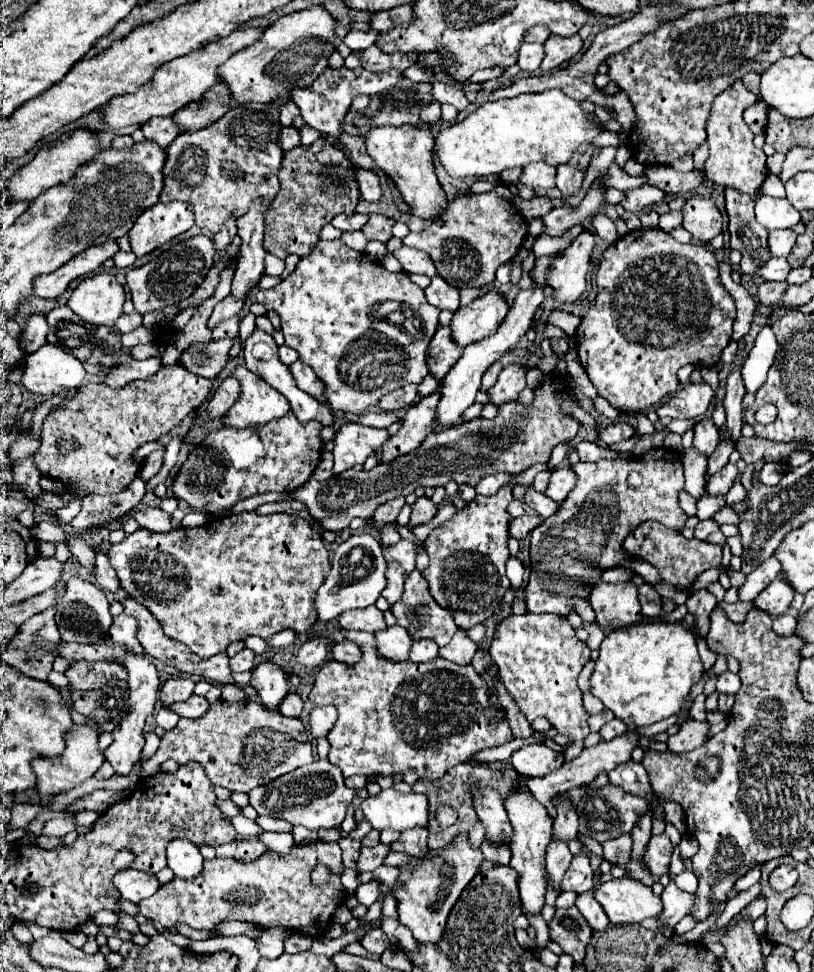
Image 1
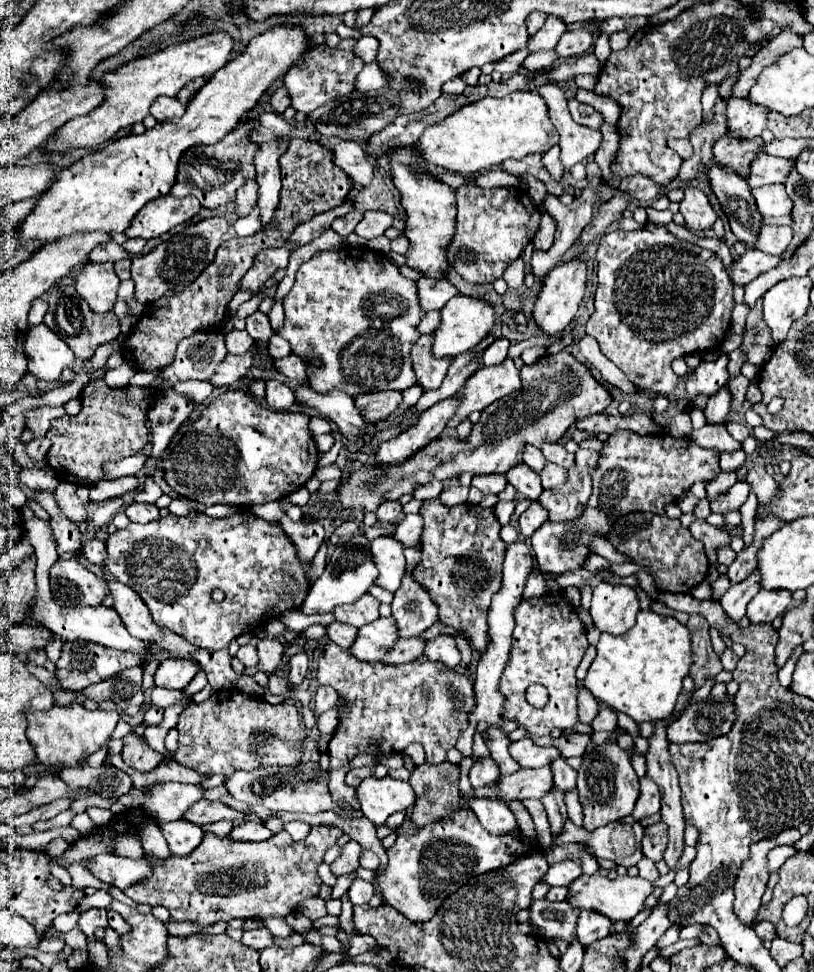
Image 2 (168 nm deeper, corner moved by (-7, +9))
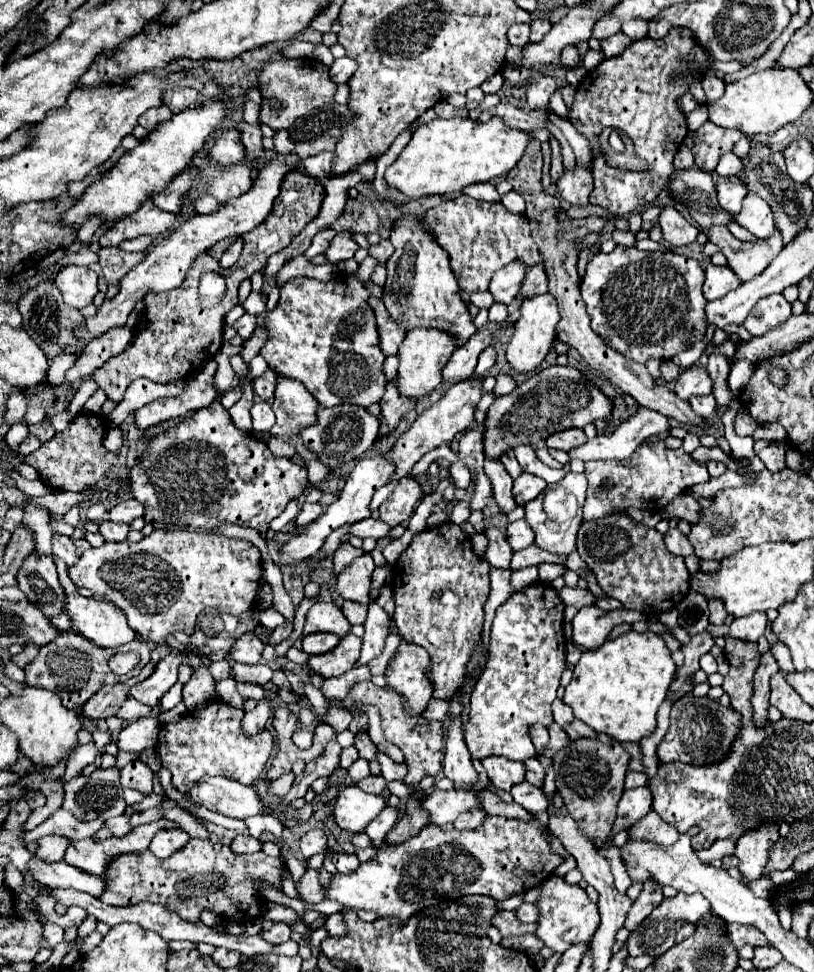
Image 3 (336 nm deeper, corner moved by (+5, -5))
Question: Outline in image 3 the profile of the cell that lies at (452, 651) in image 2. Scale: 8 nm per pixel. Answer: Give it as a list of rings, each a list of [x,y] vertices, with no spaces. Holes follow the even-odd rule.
[[[401,640],[395,656],[387,664],[387,686],[407,700],[405,714],[423,714],[431,700],[433,686],[425,676],[425,666],[429,666],[429,654],[421,646],[405,640]]]

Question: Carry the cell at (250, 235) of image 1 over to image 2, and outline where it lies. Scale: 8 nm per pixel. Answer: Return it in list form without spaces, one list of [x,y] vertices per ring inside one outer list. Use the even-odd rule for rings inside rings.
[[[265,142],[263,148],[255,156],[257,168],[257,184],[259,184],[259,198],[257,208],[261,216],[261,230],[273,224],[273,216],[279,204],[279,190],[281,190],[281,174],[279,174],[279,156],[287,150],[285,142]]]

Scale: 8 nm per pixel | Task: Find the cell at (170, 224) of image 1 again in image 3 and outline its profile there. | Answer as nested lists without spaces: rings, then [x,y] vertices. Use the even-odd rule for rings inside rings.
[[[151,200],[141,204],[137,214],[129,214],[129,218],[121,218],[117,226],[105,230],[99,238],[101,246],[119,246],[123,240],[131,240],[137,236],[157,236],[169,230],[175,224],[175,214],[159,210]]]

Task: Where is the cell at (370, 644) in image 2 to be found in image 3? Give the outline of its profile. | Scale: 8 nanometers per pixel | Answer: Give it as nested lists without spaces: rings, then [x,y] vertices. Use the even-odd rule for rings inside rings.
[[[349,632],[341,638],[341,642],[331,652],[309,656],[305,666],[311,672],[321,674],[323,678],[339,676],[355,666],[357,658],[359,658],[359,650],[361,650],[361,638],[357,638]]]

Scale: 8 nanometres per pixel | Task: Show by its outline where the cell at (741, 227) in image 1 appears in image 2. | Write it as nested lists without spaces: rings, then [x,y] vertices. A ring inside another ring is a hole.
[[[711,166],[707,176],[723,212],[729,216],[735,238],[753,246],[757,242],[757,232],[761,232],[763,216],[757,212],[747,180],[723,166]]]

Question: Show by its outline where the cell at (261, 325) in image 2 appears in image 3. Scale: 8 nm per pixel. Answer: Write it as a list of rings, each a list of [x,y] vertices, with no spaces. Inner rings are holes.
[[[243,314],[243,316],[235,322],[233,328],[237,330],[237,334],[239,334],[243,340],[247,340],[247,338],[253,334],[255,326],[257,326],[257,316],[253,316],[253,314]]]

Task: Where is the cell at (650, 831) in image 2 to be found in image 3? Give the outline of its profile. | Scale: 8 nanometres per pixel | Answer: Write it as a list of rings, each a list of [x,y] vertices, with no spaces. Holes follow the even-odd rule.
[[[649,812],[647,816],[643,816],[641,820],[637,820],[631,828],[629,828],[629,836],[631,838],[645,838],[645,840],[655,840],[663,846],[671,846],[673,842],[677,842],[679,832],[673,830],[671,824],[663,822],[659,818],[657,812]]]

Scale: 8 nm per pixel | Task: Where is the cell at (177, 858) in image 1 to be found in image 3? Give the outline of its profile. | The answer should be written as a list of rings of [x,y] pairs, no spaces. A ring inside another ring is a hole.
[[[171,828],[171,830],[161,830],[153,836],[149,850],[157,856],[157,858],[167,858],[173,852],[177,852],[179,848],[183,848],[189,840],[189,834],[181,828]]]

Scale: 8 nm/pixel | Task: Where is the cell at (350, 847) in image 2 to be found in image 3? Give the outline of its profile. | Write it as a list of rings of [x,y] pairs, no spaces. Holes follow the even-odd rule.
[[[305,870],[301,880],[295,882],[295,888],[297,888],[297,898],[303,900],[305,904],[315,904],[323,900],[323,888],[317,870]]]

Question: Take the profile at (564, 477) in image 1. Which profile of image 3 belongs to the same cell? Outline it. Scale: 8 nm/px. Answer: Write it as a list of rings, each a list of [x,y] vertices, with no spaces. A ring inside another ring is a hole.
[[[523,472],[519,478],[513,480],[513,498],[517,498],[517,504],[527,504],[529,500],[537,498],[545,486],[545,480]]]

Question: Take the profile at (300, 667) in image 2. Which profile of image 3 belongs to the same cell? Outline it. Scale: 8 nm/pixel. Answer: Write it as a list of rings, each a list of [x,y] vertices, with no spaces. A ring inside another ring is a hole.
[[[265,698],[261,702],[257,702],[257,706],[251,712],[245,712],[243,720],[241,720],[241,728],[245,730],[245,734],[249,734],[249,738],[253,738],[253,734],[261,734],[261,730],[265,730],[267,720],[271,718],[271,698]]]

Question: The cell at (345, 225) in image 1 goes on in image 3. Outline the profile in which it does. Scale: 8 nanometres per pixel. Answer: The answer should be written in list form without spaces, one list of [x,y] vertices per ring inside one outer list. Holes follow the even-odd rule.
[[[331,228],[321,230],[321,232],[313,238],[309,250],[305,250],[305,256],[307,256],[307,258],[313,258],[313,256],[317,256],[317,254],[323,254],[323,252],[329,248],[329,242],[333,240],[333,236],[335,236],[335,230],[331,230]]]

